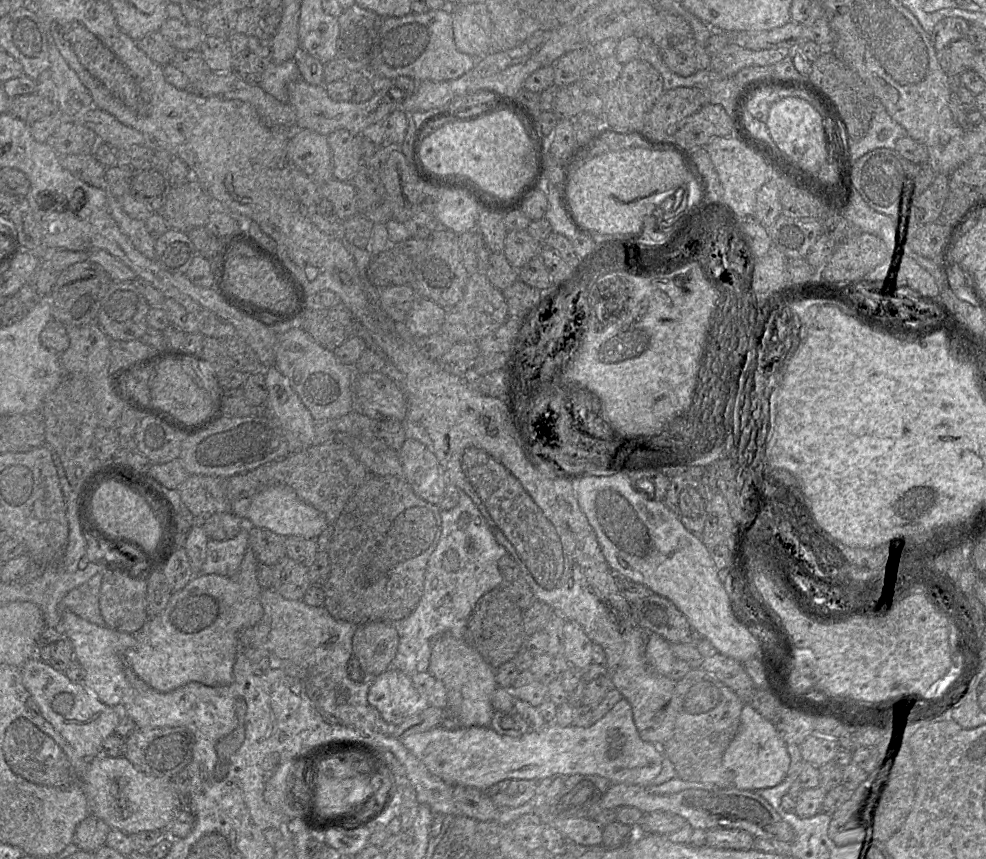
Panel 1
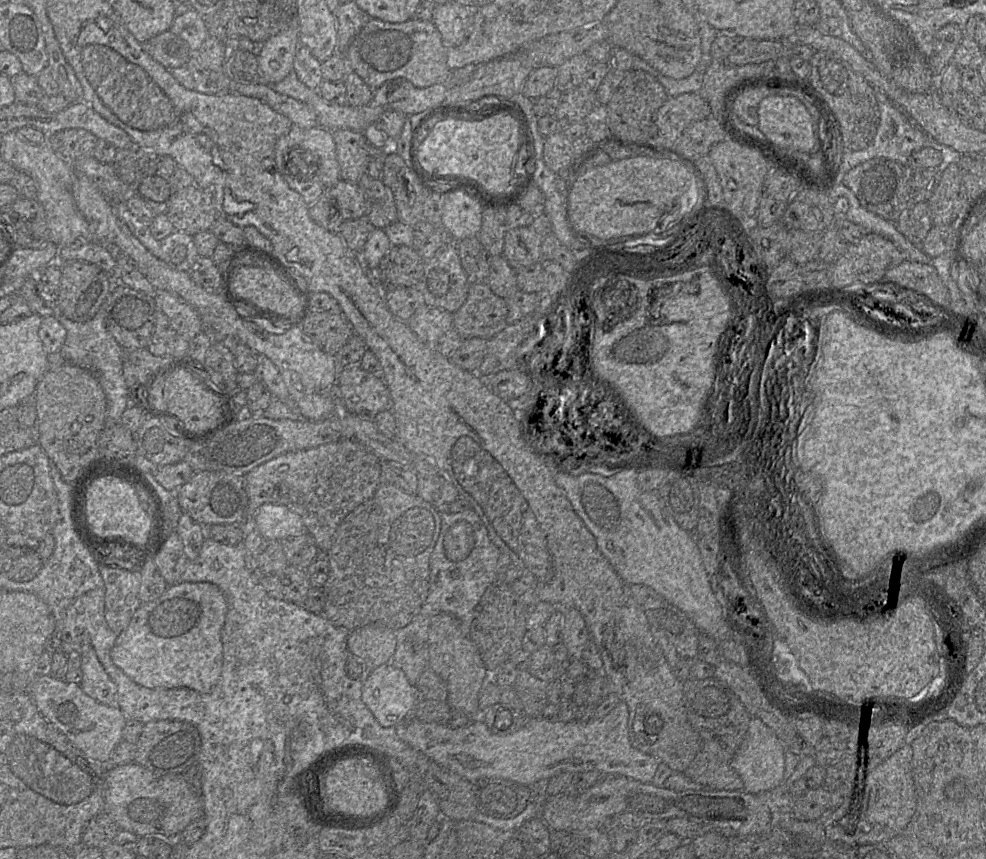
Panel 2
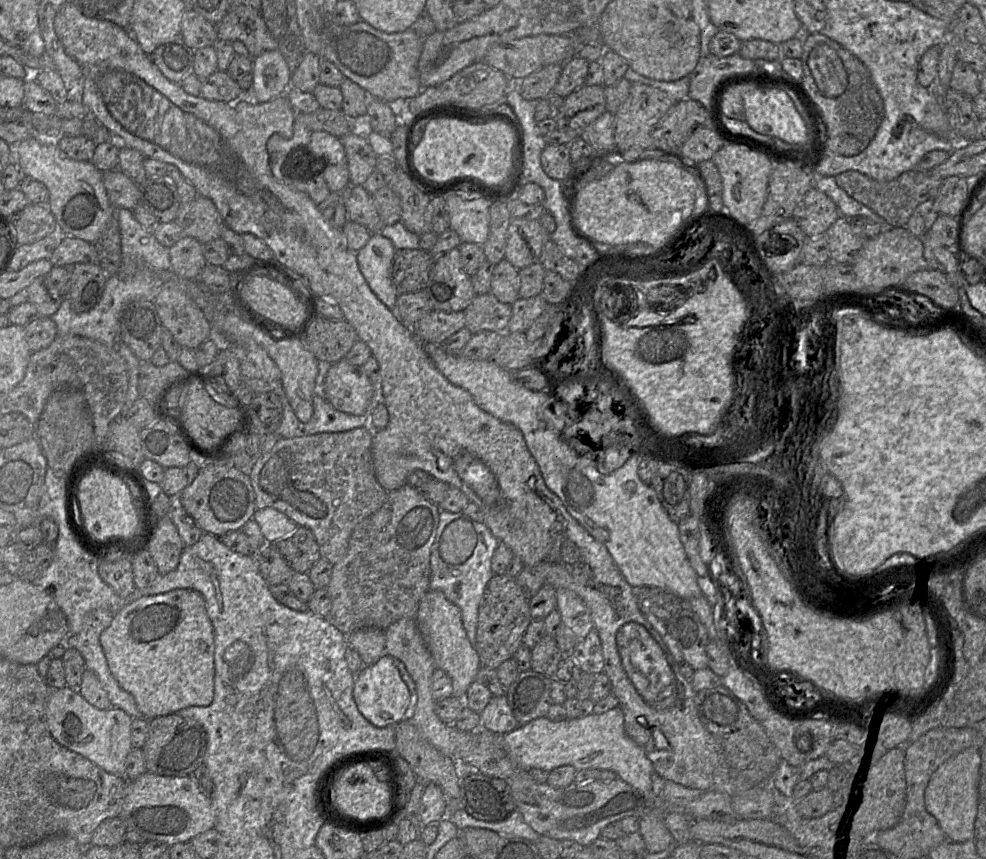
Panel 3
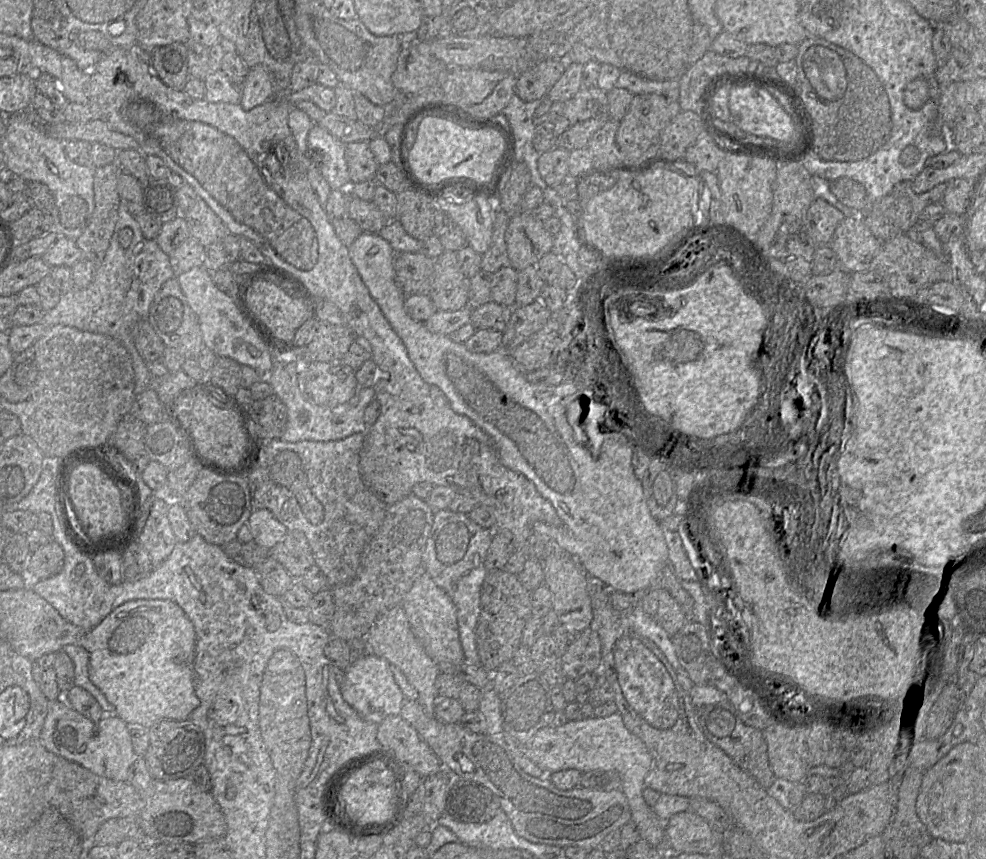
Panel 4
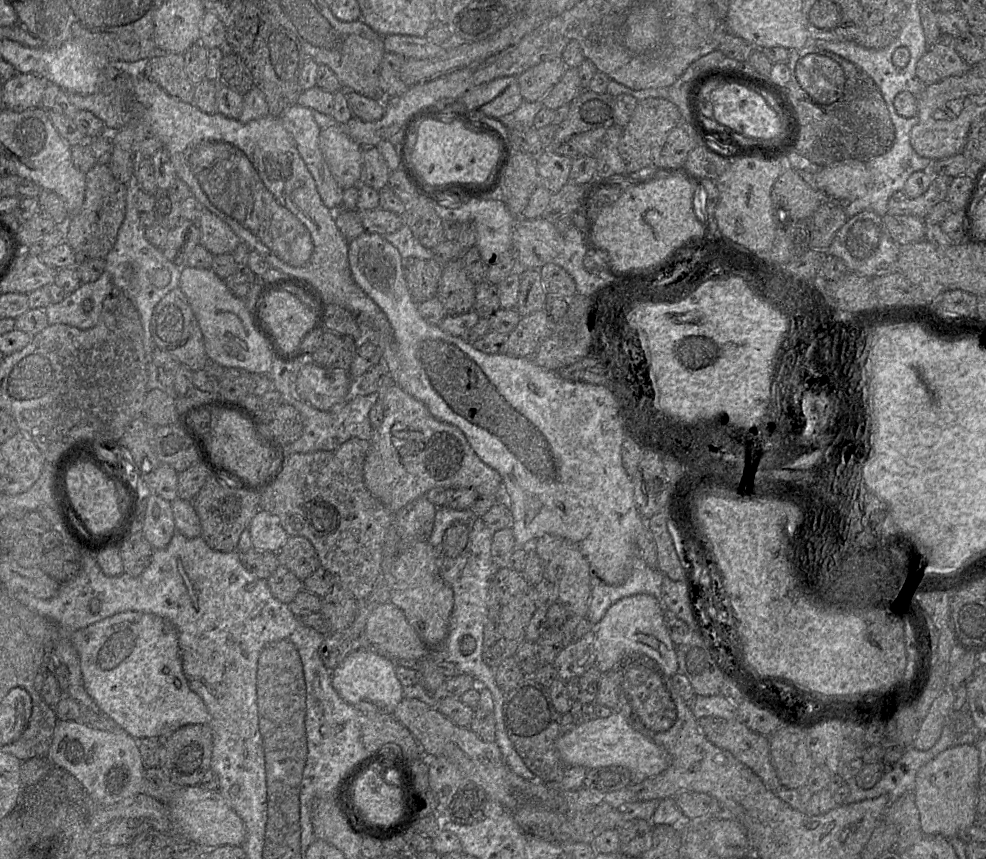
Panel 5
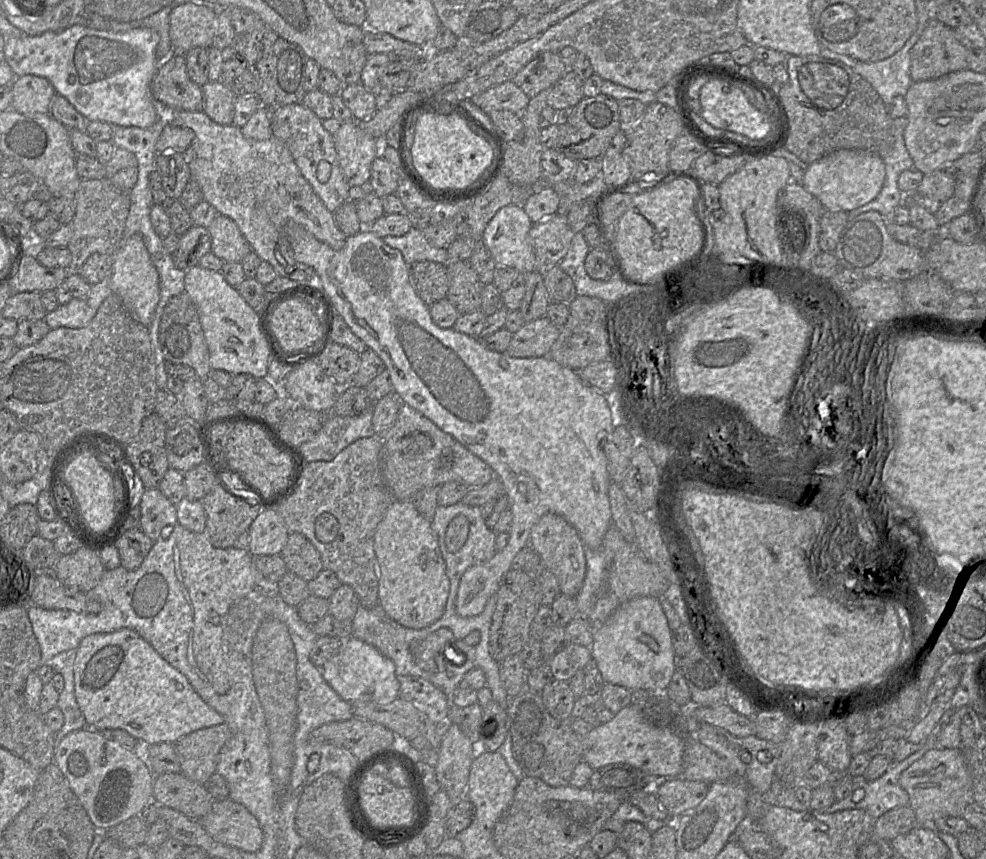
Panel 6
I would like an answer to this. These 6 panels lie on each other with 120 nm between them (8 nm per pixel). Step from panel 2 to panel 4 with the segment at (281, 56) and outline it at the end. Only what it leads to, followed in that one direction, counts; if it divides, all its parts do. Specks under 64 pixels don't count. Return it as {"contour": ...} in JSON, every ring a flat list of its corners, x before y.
{"contour":[[262,66,250,69,245,87,242,90,240,104,245,111,250,111,257,106,271,100,273,97,273,77]]}

